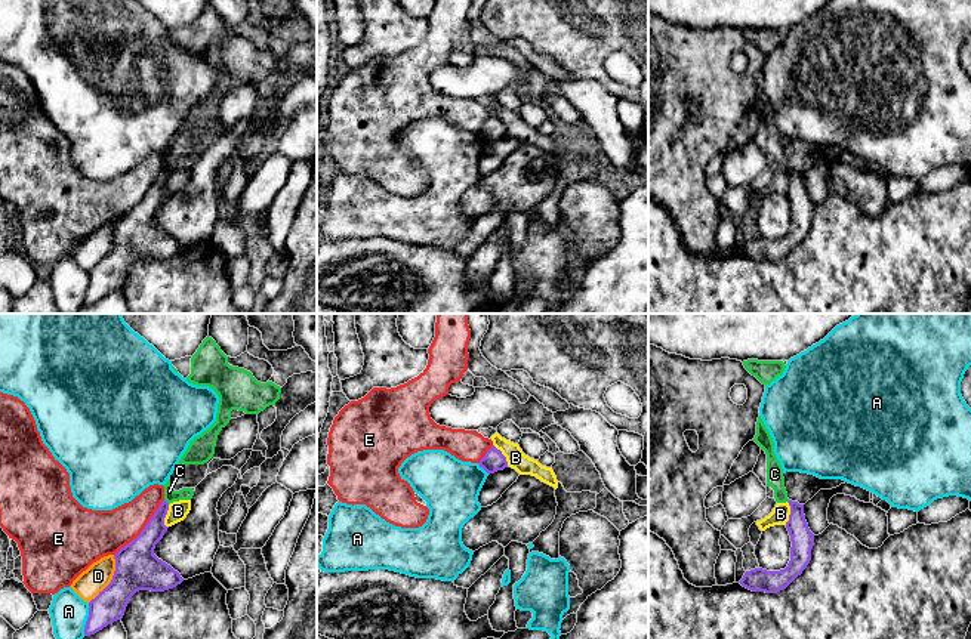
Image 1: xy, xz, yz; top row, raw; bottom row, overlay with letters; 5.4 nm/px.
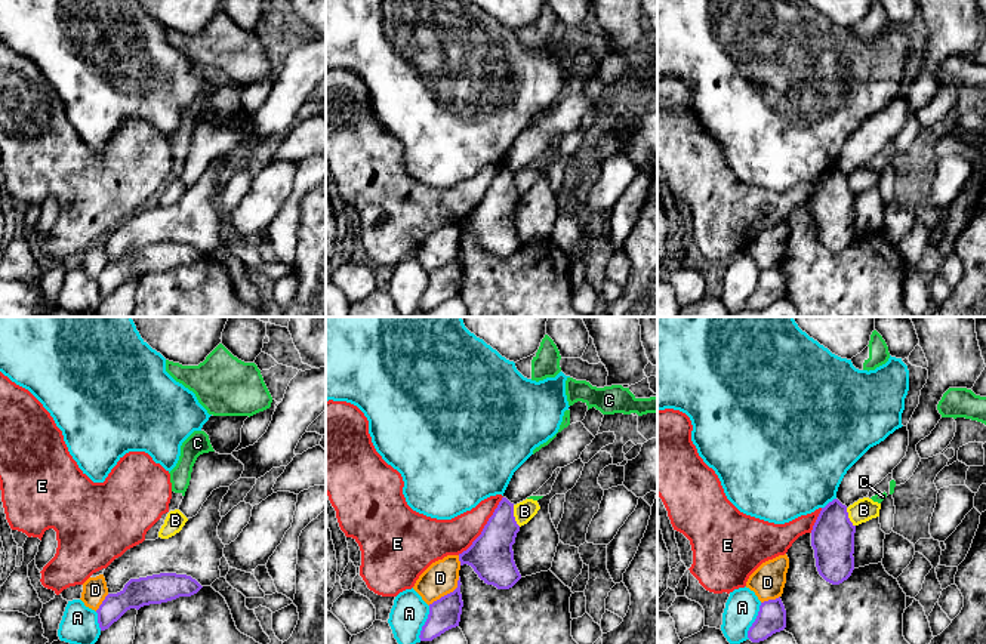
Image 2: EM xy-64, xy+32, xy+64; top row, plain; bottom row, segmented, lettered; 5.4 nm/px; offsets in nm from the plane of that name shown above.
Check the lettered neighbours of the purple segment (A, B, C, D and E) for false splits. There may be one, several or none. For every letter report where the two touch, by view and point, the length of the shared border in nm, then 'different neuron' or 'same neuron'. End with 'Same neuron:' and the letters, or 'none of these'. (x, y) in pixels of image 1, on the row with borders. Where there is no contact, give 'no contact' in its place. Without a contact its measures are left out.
A: xy (88, 620) | 180 nm | different neuron
B: xy (165, 516) | 130 nm | different neuron
C: xy (166, 502) | 40 nm | different neuron
D: xy (111, 580) | 300 nm | different neuron
E: xy (144, 528) | 420 nm | different neuron
Same neuron: none of these

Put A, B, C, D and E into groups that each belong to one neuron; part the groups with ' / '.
A / B / C / D / E

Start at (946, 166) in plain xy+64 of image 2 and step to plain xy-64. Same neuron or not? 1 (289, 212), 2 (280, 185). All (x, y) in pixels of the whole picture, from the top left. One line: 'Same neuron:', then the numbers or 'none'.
Same neuron: 2

